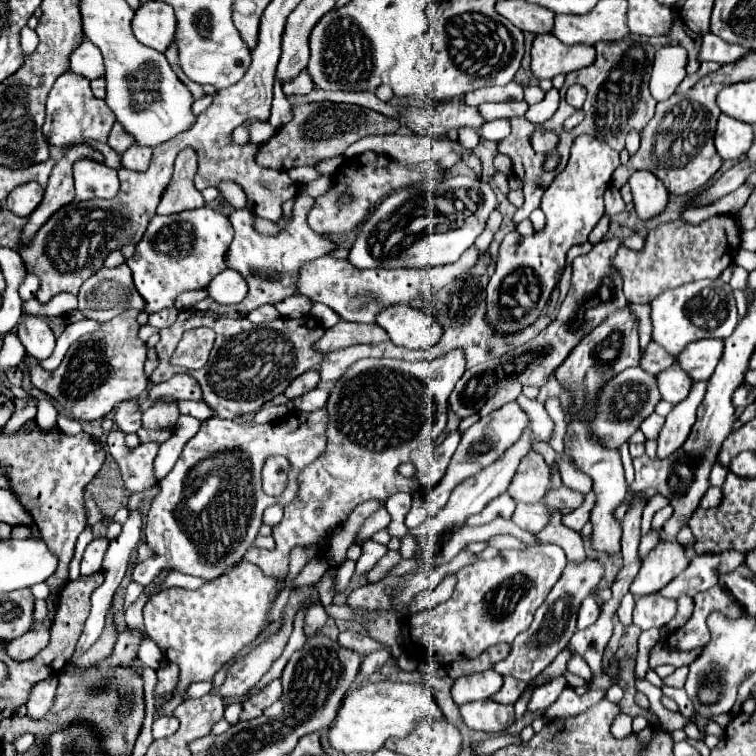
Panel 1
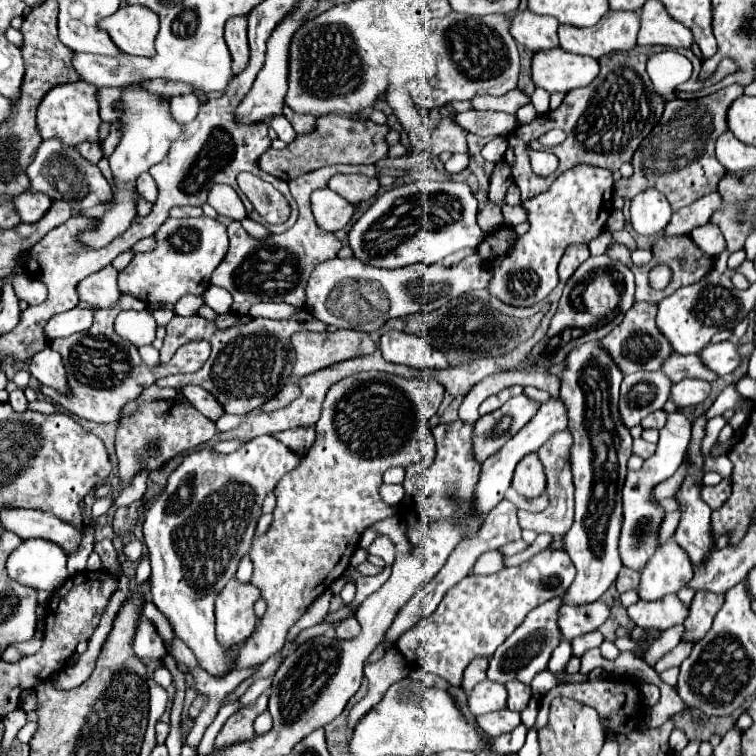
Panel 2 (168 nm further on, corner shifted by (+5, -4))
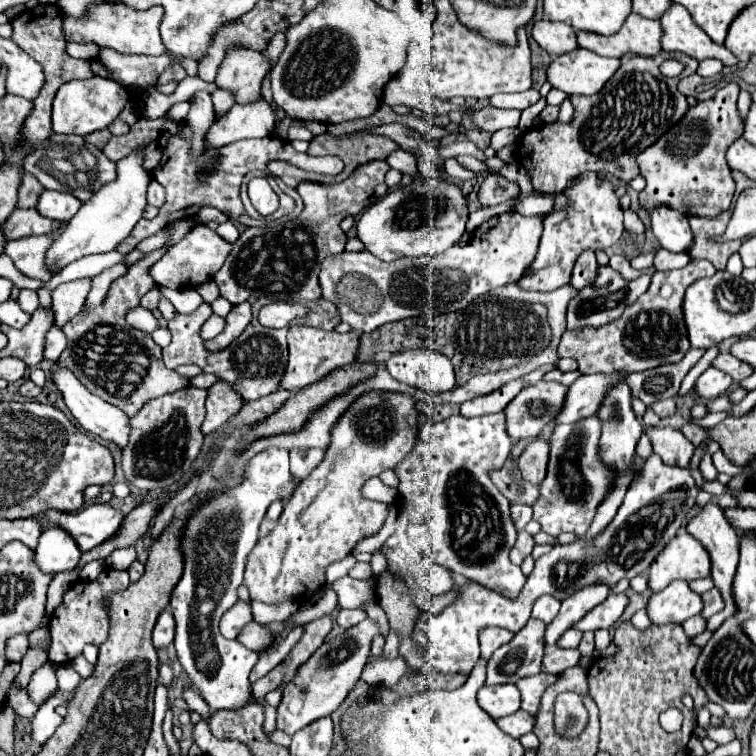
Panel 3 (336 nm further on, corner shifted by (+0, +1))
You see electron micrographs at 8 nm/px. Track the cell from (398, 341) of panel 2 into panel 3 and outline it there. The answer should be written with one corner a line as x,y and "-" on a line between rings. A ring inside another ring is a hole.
404,350
386,360
386,368
394,380
420,388
430,396
456,388
450,360
434,350

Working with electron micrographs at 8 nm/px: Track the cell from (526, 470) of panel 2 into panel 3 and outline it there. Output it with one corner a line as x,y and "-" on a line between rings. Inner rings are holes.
542,438
532,440
518,458
518,470
522,472
522,478
530,484
540,484
540,480
546,476
546,464
548,464
548,442

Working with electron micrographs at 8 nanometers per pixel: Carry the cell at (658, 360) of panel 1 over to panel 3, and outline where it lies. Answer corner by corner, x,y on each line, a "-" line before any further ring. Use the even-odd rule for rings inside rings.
720,354
720,356
716,356
716,360
712,362
712,366
722,368
726,374
730,374
734,378
734,382
744,380
744,378
748,378
754,372
754,368
750,364
744,364
742,360
736,360
732,354

